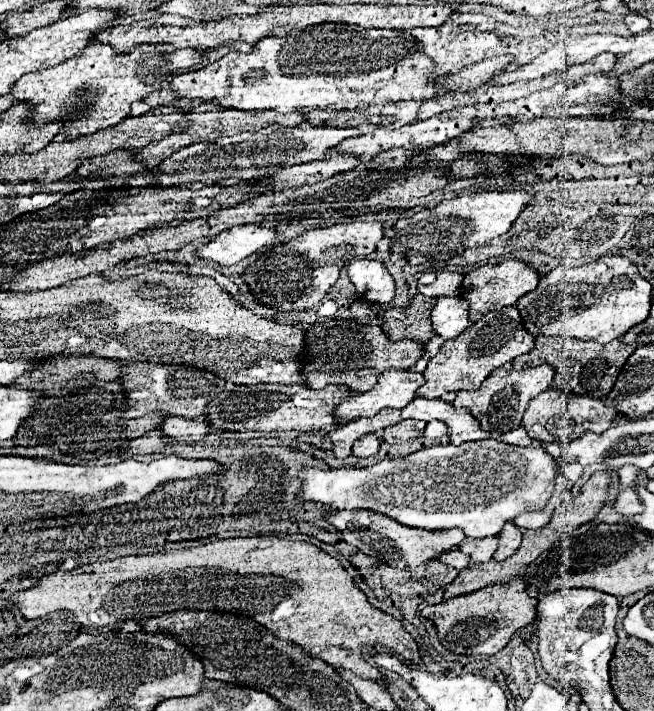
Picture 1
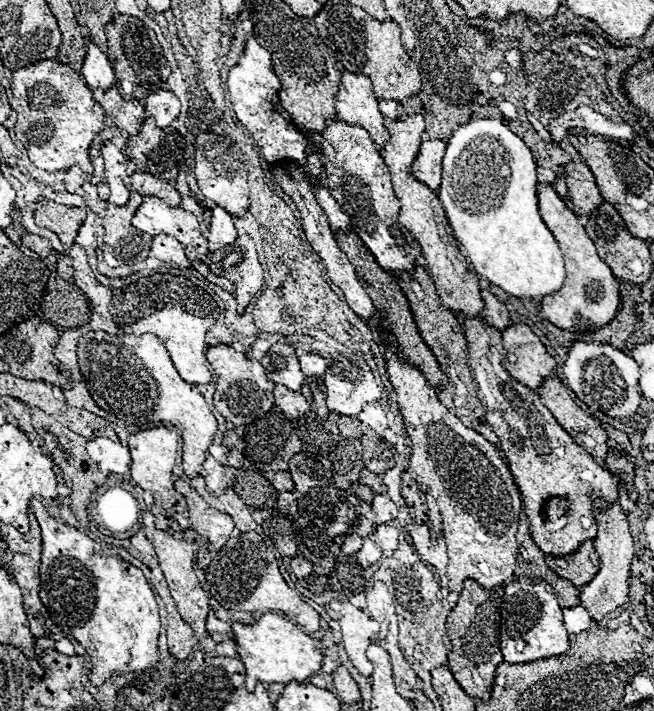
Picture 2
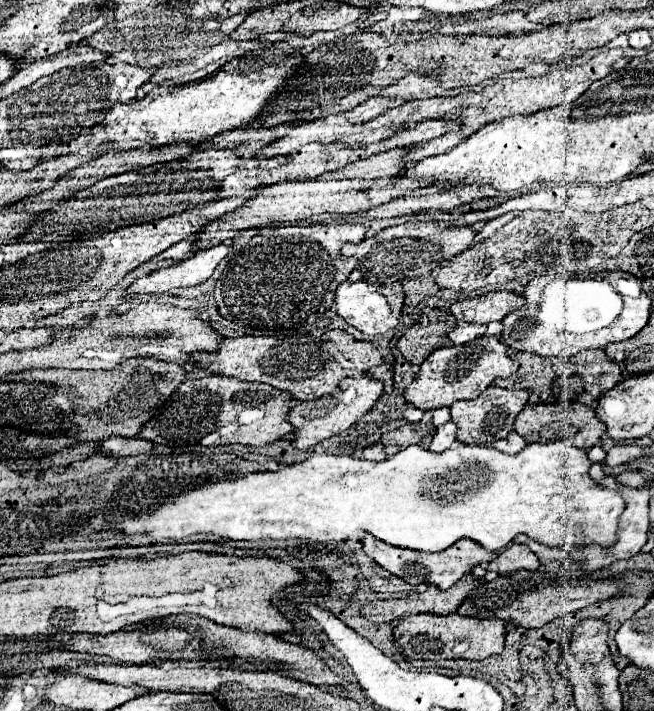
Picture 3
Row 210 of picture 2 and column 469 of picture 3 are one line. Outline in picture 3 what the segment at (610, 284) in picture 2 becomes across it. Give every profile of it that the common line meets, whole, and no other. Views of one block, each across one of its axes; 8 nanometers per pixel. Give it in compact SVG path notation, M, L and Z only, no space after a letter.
M366 536L366 540L362 540L362 548L364 552L374 558L374 562L378 562L384 570L392 572L394 576L406 580L408 584L434 584L442 590L448 590L452 584L456 584L464 574L472 572L474 566L478 564L486 564L492 562L498 554L488 552L486 548L482 548L480 544L472 542L472 540L460 540L458 544L452 544L450 548L446 548L446 552L438 552L438 554L424 554L424 552L414 552L414 550L402 550L402 548L394 548L390 544L382 544L380 540L374 540L374 536Z

